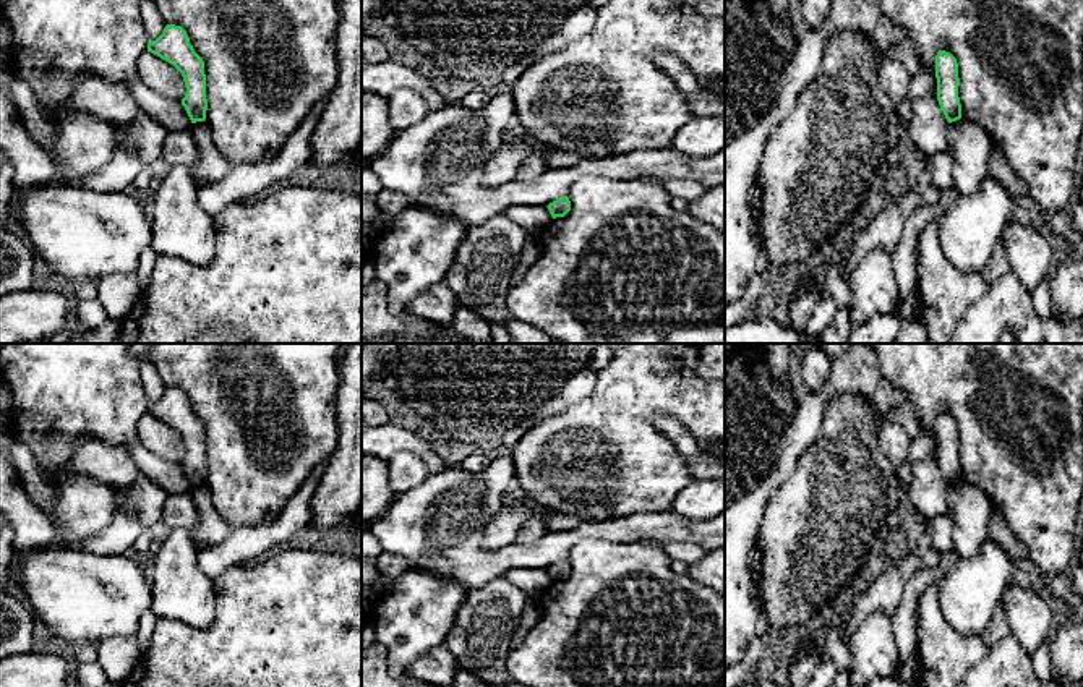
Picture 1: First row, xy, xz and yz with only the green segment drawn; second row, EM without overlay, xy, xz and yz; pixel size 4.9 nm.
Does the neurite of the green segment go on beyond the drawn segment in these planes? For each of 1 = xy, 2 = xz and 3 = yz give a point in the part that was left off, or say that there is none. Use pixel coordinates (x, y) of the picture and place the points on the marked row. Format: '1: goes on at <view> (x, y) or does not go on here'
1: does not go on here
2: does not go on here
3: does not go on here

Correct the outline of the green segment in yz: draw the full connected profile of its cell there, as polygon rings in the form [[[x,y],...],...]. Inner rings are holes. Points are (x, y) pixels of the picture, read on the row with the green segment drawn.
[[[939,50],[935,55],[937,100],[948,123],[961,118],[961,104],[958,97],[958,63],[957,58]]]

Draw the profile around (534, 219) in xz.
[[[512,206],[503,212],[530,235],[538,235],[553,220],[546,206]]]

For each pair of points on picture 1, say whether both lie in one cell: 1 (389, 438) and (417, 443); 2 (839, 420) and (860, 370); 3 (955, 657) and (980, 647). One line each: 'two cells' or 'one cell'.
1: one cell
2: two cells
3: one cell

